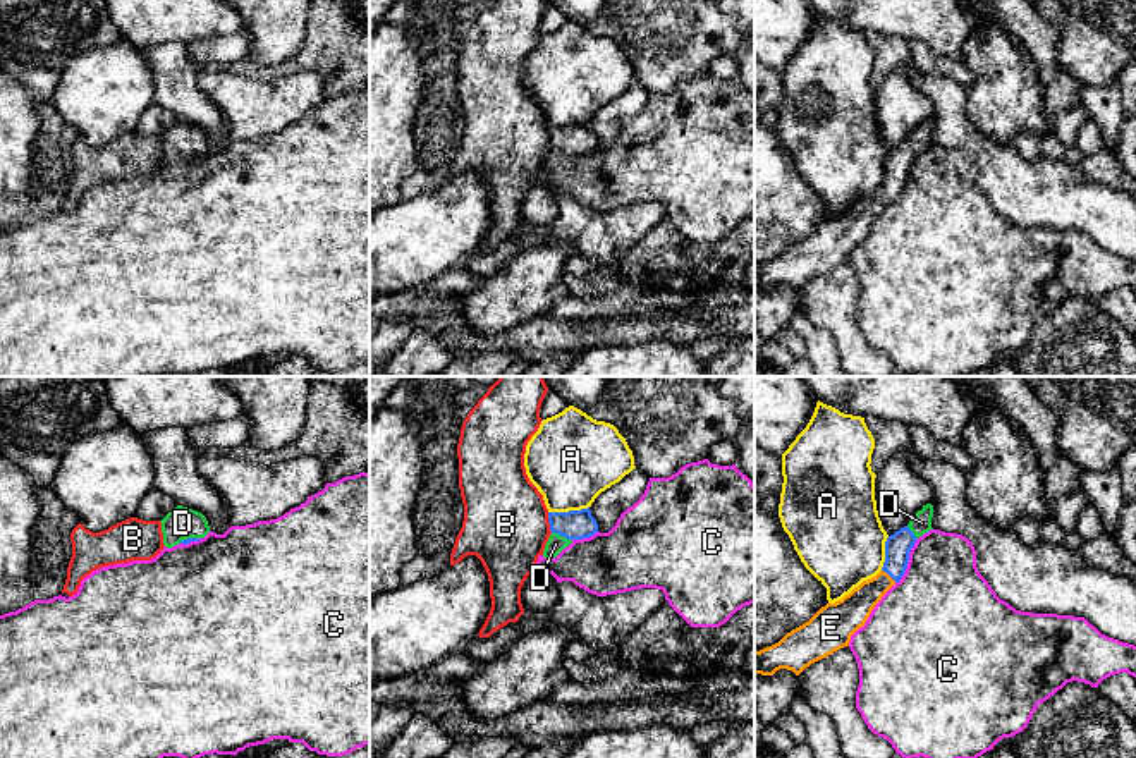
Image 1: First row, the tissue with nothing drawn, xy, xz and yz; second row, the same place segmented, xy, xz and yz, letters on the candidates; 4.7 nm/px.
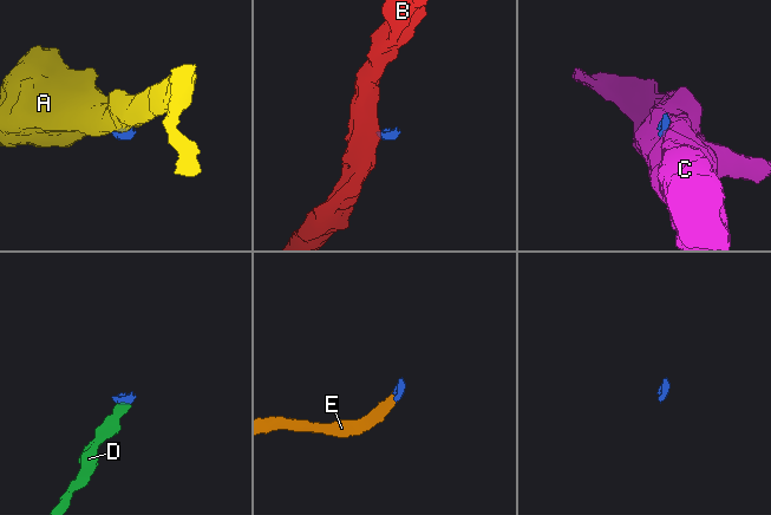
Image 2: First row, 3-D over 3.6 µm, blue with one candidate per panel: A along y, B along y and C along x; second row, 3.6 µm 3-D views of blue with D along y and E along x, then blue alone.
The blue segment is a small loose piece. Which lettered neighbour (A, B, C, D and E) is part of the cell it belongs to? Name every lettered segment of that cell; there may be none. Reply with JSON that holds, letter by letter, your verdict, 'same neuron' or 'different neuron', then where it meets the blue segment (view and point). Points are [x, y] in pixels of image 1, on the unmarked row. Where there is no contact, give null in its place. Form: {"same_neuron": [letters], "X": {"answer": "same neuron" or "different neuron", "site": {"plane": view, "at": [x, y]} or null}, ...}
{"same_neuron": ["D", "E"], "A": {"answer": "different neuron", "site": {"plane": "xz", "at": [569, 126]}}, "B": {"answer": "different neuron", "site": {"plane": "xz", "at": [549, 136]}}, "C": {"answer": "different neuron", "site": {"plane": "yz", "at": [908, 176]}}, "D": {"answer": "same neuron", "site": {"plane": "xz", "at": [562, 150]}}, "E": {"answer": "same neuron", "site": {"plane": "yz", "at": [889, 189]}}}

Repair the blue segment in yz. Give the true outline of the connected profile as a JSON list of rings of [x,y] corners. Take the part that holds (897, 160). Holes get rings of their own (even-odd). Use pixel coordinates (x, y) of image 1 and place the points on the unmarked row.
[[[923,120],[907,141],[887,153],[885,177],[875,193],[863,196],[842,215],[821,222],[779,258],[754,266],[754,289],[773,290],[787,284],[799,290],[811,278],[849,261],[851,251],[864,241],[875,220],[904,191],[916,155],[933,144],[931,132],[933,120]]]

